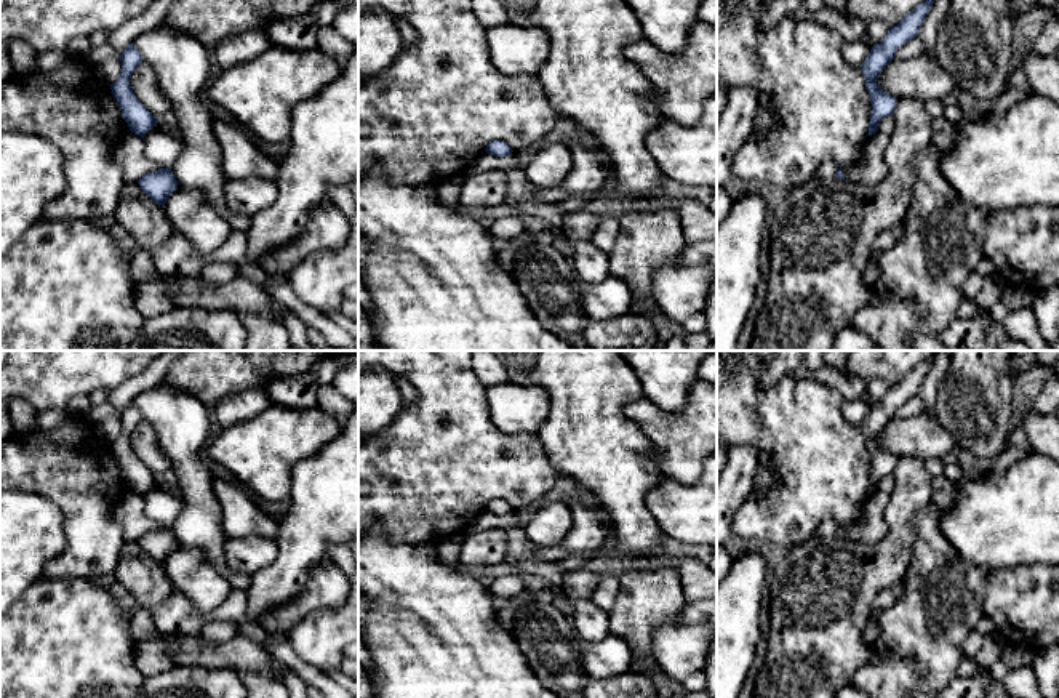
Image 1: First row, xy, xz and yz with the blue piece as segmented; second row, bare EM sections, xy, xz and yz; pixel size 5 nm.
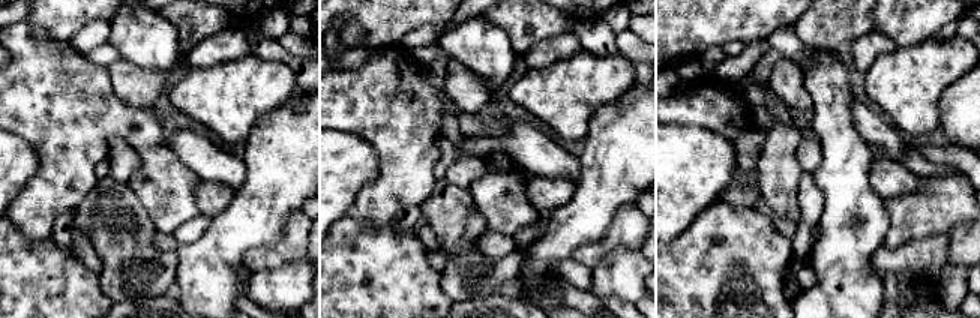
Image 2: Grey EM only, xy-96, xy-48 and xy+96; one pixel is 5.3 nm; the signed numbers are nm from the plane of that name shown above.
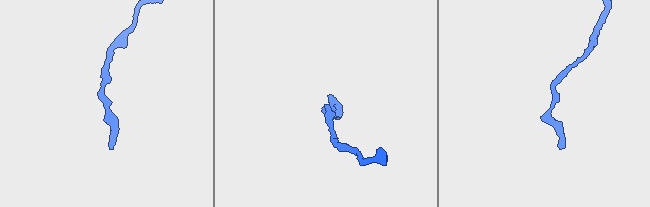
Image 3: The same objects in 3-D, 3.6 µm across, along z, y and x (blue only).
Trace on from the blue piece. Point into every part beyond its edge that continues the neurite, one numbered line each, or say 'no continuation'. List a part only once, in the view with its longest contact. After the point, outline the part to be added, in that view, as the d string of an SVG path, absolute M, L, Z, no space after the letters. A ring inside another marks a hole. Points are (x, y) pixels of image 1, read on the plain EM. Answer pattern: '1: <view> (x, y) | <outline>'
1: yz (827, 529) | M825 519L821 522L821 525L816 528L816 532L813 533L813 538L838 538L843 540L837 535L837 532L840 530L840 525L837 520L832 519Z

